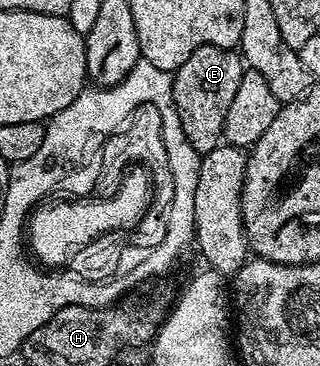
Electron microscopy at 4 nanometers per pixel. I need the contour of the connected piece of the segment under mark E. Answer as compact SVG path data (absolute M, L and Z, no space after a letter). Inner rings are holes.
M202 46L174 71L171 80L171 95L175 105L174 117L177 125L184 129L188 147L202 156L213 152L223 142L225 115L233 105L233 96L241 84L245 63L235 50L216 46ZM179 118L179 119L178 119Z

